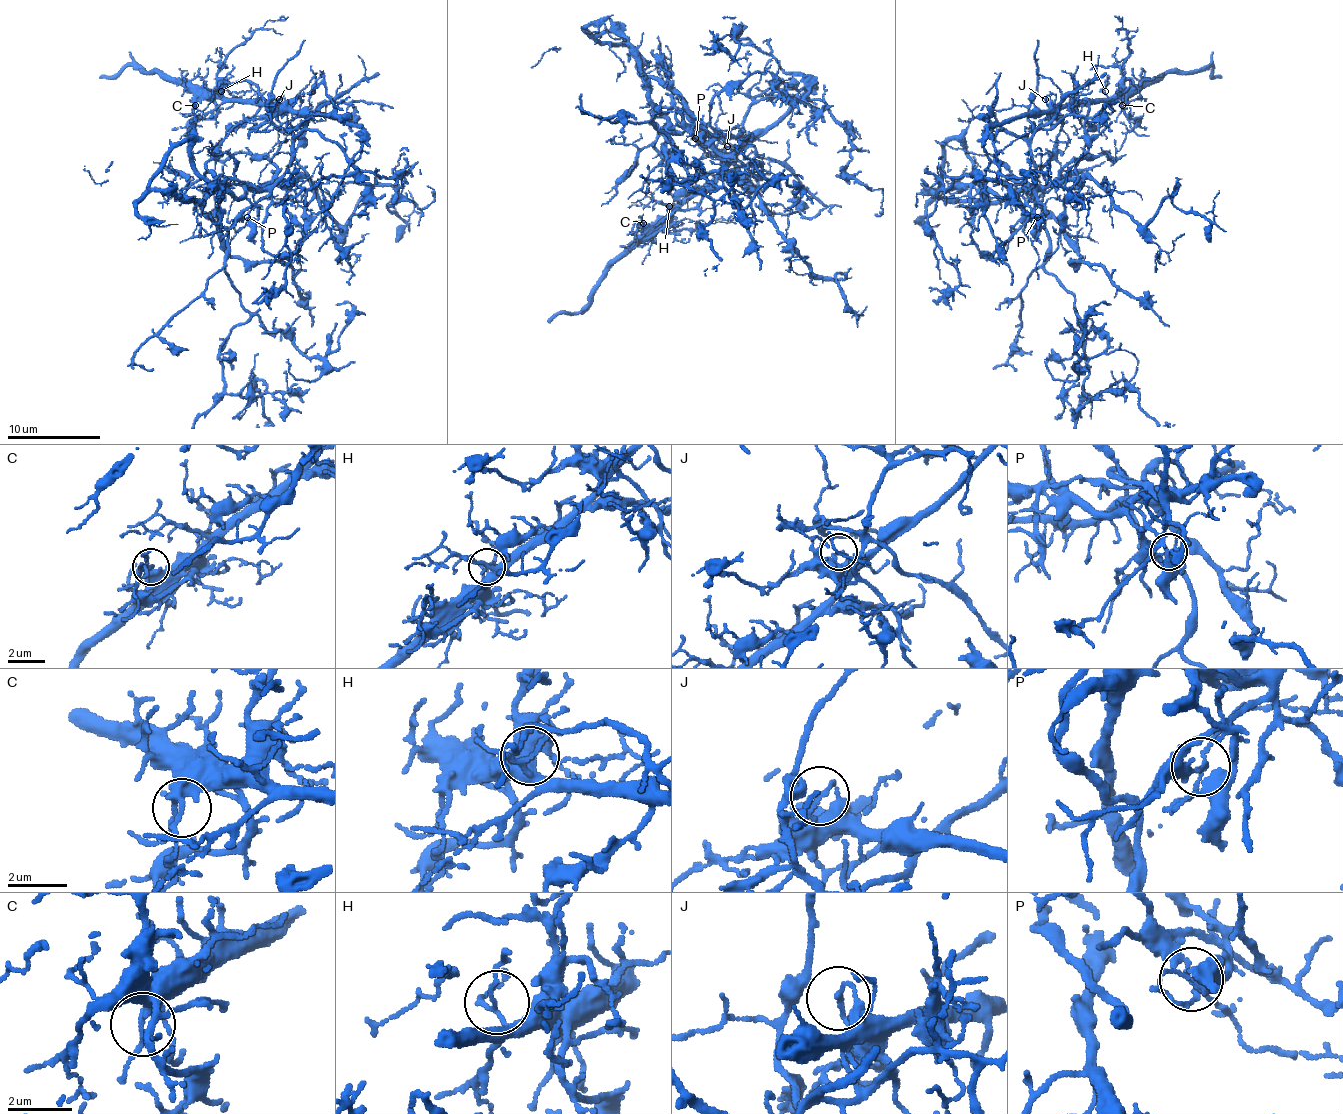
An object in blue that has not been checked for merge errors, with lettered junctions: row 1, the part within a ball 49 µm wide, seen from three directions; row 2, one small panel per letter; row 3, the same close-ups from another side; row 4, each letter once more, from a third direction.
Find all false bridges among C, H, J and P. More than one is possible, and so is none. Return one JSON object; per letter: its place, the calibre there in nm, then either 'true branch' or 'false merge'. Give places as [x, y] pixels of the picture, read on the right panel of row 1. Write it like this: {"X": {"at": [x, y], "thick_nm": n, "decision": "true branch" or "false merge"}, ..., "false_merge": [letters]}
{"C": {"at": [1122, 105], "thick_nm": 280, "decision": "true branch"}, "H": {"at": [1105, 91], "thick_nm": 100, "decision": "true branch"}, "J": {"at": [1045, 99], "thick_nm": 120, "decision": "false merge"}, "P": {"at": [1037, 217], "thick_nm": 120, "decision": "false merge"}, "false_merge": ["J", "P"]}

